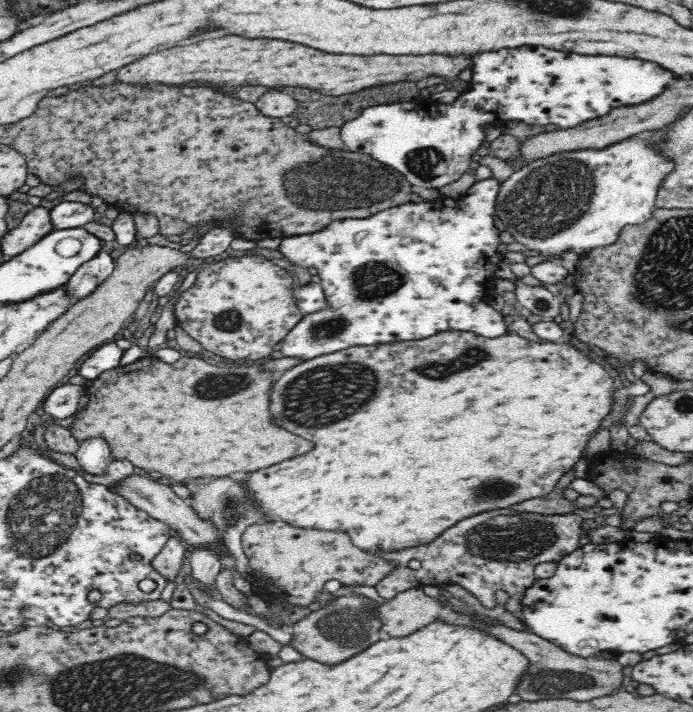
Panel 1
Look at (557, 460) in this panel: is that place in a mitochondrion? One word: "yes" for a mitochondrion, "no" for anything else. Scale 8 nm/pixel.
no

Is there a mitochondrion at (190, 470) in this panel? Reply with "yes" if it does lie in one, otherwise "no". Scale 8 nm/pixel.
no

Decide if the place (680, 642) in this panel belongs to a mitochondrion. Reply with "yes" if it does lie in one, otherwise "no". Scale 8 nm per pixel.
no

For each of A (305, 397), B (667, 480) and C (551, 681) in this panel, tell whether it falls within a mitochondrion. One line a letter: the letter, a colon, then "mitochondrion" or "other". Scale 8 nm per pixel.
A: mitochondrion
B: other
C: mitochondrion

